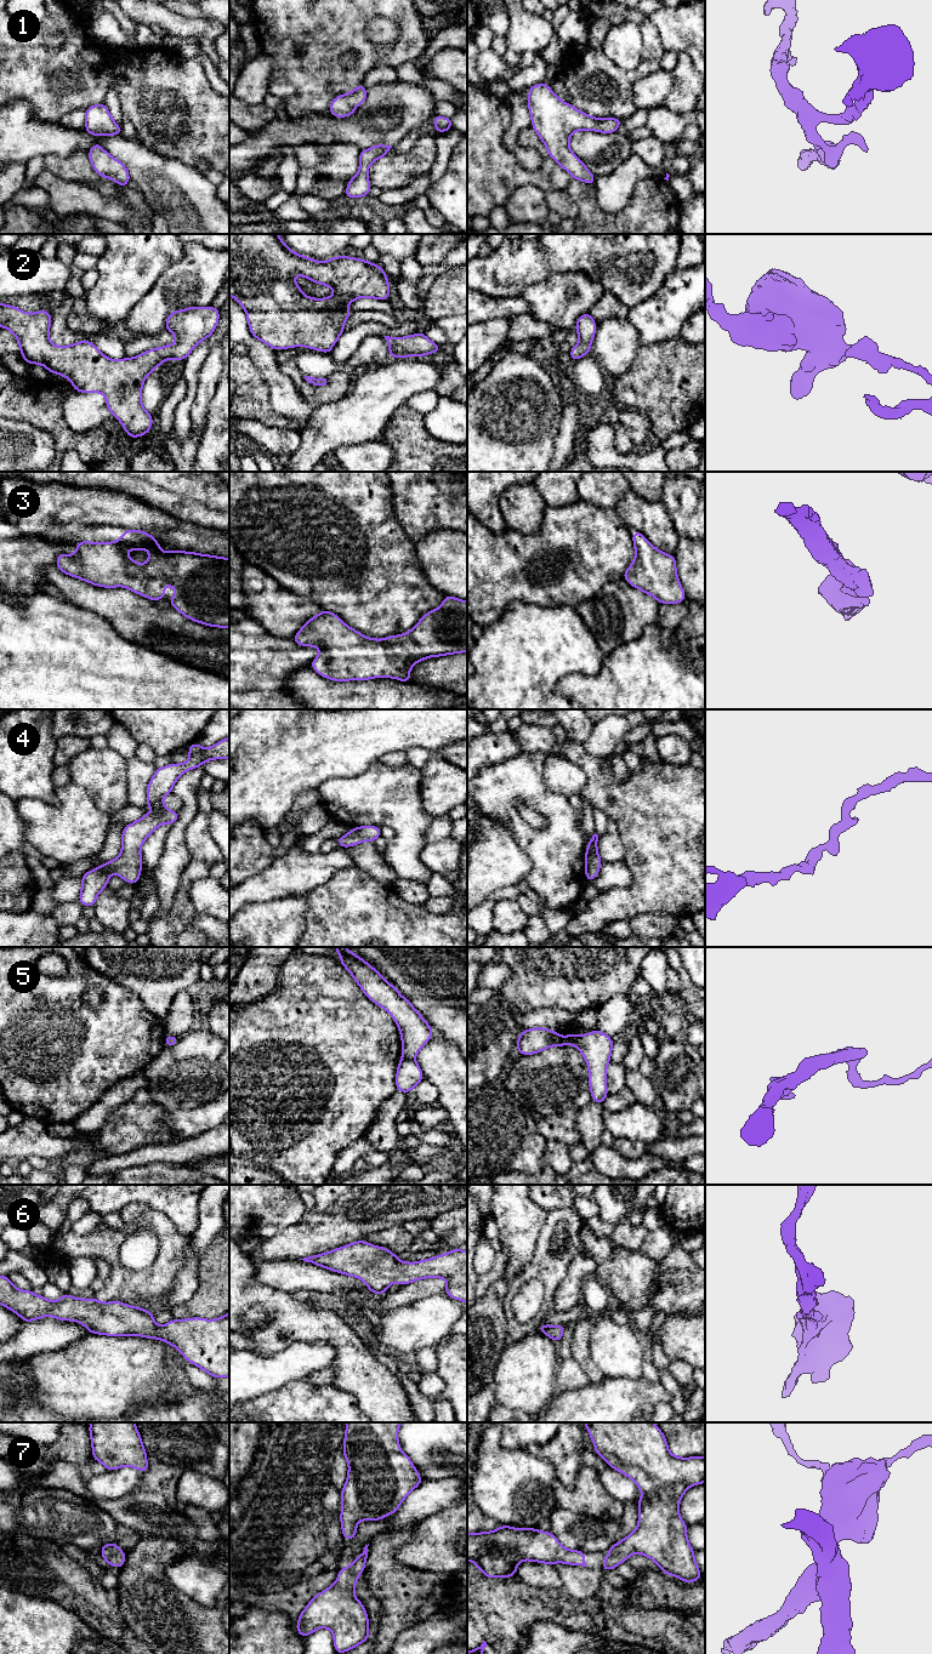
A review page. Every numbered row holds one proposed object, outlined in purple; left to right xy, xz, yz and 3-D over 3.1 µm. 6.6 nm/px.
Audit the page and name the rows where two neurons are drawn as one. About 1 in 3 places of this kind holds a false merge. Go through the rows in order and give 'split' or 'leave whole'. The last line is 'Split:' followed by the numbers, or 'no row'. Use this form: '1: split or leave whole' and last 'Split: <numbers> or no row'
1: leave whole
2: leave whole
3: leave whole
4: leave whole
5: split
6: leave whole
7: leave whole
Split: 5

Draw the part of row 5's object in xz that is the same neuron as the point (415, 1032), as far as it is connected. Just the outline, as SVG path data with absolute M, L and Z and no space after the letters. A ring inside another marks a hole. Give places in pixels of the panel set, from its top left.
M336 947L335 954L341 956L339 963L353 976L363 993L393 1017L400 1032L402 1056L414 1060L432 1038L433 1028L411 1003L363 958L346 947Z

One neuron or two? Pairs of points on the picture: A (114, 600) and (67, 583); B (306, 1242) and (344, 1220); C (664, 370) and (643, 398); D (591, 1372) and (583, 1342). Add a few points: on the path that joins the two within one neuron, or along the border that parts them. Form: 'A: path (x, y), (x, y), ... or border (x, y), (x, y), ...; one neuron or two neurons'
A: path (102, 600), (79, 592); one neuron
B: path (316, 1233), (334, 1227); one neuron
C: path (657, 377), (643, 391); one neuron
D: path (587, 1364), (583, 1357), (583, 1350); one neuron

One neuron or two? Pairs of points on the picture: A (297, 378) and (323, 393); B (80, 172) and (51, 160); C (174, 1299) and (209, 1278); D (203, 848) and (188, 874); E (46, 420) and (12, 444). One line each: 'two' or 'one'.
A: one
B: one
C: two
D: two
E: two

